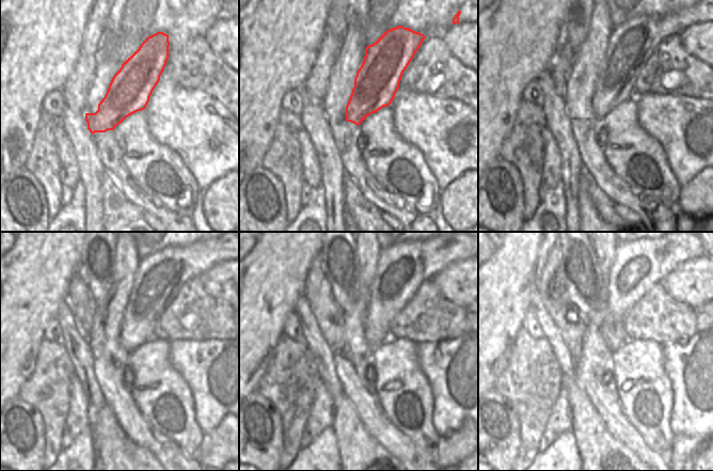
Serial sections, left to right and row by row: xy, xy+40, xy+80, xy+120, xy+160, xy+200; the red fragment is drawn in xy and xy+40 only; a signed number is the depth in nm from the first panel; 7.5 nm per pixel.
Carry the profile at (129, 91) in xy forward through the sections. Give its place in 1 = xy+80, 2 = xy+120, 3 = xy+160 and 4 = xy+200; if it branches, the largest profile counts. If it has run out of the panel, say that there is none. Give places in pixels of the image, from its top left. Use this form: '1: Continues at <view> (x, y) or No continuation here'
1: Continues at xy+80 (631, 44)
2: Continues at xy+120 (159, 277)
3: Continues at xy+160 (401, 268)
4: Continues at xy+200 (639, 265).

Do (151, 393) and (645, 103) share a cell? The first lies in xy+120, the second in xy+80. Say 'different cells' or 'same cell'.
different cells

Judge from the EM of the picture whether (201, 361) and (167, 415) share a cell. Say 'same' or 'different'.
different

